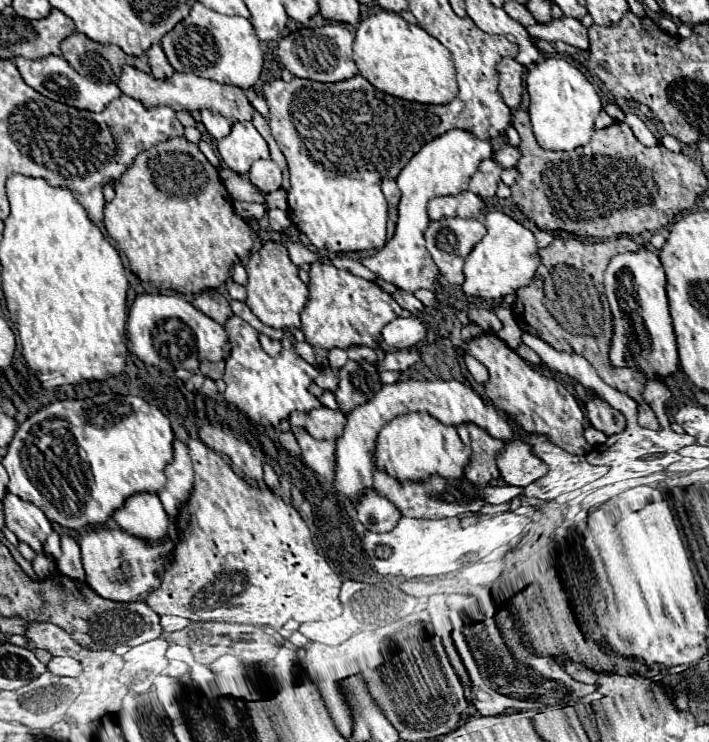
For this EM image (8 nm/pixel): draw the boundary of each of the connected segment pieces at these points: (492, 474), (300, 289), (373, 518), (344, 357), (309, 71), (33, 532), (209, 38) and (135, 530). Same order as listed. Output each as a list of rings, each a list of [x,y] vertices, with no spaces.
[[[463,423],[457,426],[457,432],[463,443],[473,449],[471,461],[465,467],[465,477],[475,485],[487,485],[489,481],[499,479],[495,457],[505,447],[505,443],[495,441],[485,429],[473,423]]]
[[[275,241],[263,243],[259,251],[255,251],[247,265],[247,307],[253,315],[273,329],[301,329],[301,311],[307,303],[307,287],[297,275],[297,267],[291,263],[285,247]]]
[[[367,489],[361,495],[357,503],[357,515],[359,521],[375,533],[387,533],[395,529],[395,525],[401,519],[401,511],[389,499],[377,495],[373,489]]]
[[[341,348],[331,349],[327,357],[330,367],[335,370],[339,370],[349,360],[347,350]]]
[[[327,23],[323,27],[315,29],[299,29],[277,45],[277,57],[285,69],[289,69],[295,77],[321,81],[321,83],[333,83],[333,81],[345,81],[357,75],[357,65],[353,61],[353,35],[343,23]]]
[[[5,493],[3,513],[7,529],[11,529],[19,541],[25,541],[35,553],[45,553],[43,545],[49,535],[49,519],[39,507],[21,501],[13,493]]]
[[[199,1],[193,5],[191,13],[161,39],[161,47],[175,71],[195,73],[241,89],[253,87],[263,69],[263,51],[253,25],[243,17],[215,13]]]
[[[155,493],[131,495],[125,505],[113,513],[113,519],[125,533],[151,545],[167,539],[169,517]]]

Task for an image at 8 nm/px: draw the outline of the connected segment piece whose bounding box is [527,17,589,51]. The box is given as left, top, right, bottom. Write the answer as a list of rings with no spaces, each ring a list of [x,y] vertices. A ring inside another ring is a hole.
[[[561,17],[561,19],[553,19],[549,25],[533,25],[527,27],[527,31],[531,33],[531,37],[535,39],[547,39],[547,41],[565,41],[581,51],[589,49],[589,37],[587,37],[587,27],[583,27],[583,23],[579,19],[571,19],[571,17]]]

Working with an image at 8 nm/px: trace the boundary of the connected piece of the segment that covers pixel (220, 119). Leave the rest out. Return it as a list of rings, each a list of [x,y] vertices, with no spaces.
[[[201,111],[201,121],[203,121],[207,133],[213,135],[215,139],[223,139],[223,137],[227,137],[229,131],[231,131],[231,123],[229,123],[223,115],[219,115],[219,113]]]

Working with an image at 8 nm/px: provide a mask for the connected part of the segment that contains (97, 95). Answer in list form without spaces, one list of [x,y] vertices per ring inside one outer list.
[[[47,55],[43,59],[25,59],[25,57],[17,57],[15,59],[15,65],[23,77],[23,81],[33,87],[35,91],[39,91],[41,95],[53,99],[53,101],[59,101],[59,103],[65,103],[65,105],[71,105],[75,109],[87,109],[87,111],[103,111],[103,107],[121,95],[119,87],[117,85],[103,85],[103,83],[91,83],[89,79],[85,79],[83,75],[79,75],[63,57],[57,57],[57,55]]]

